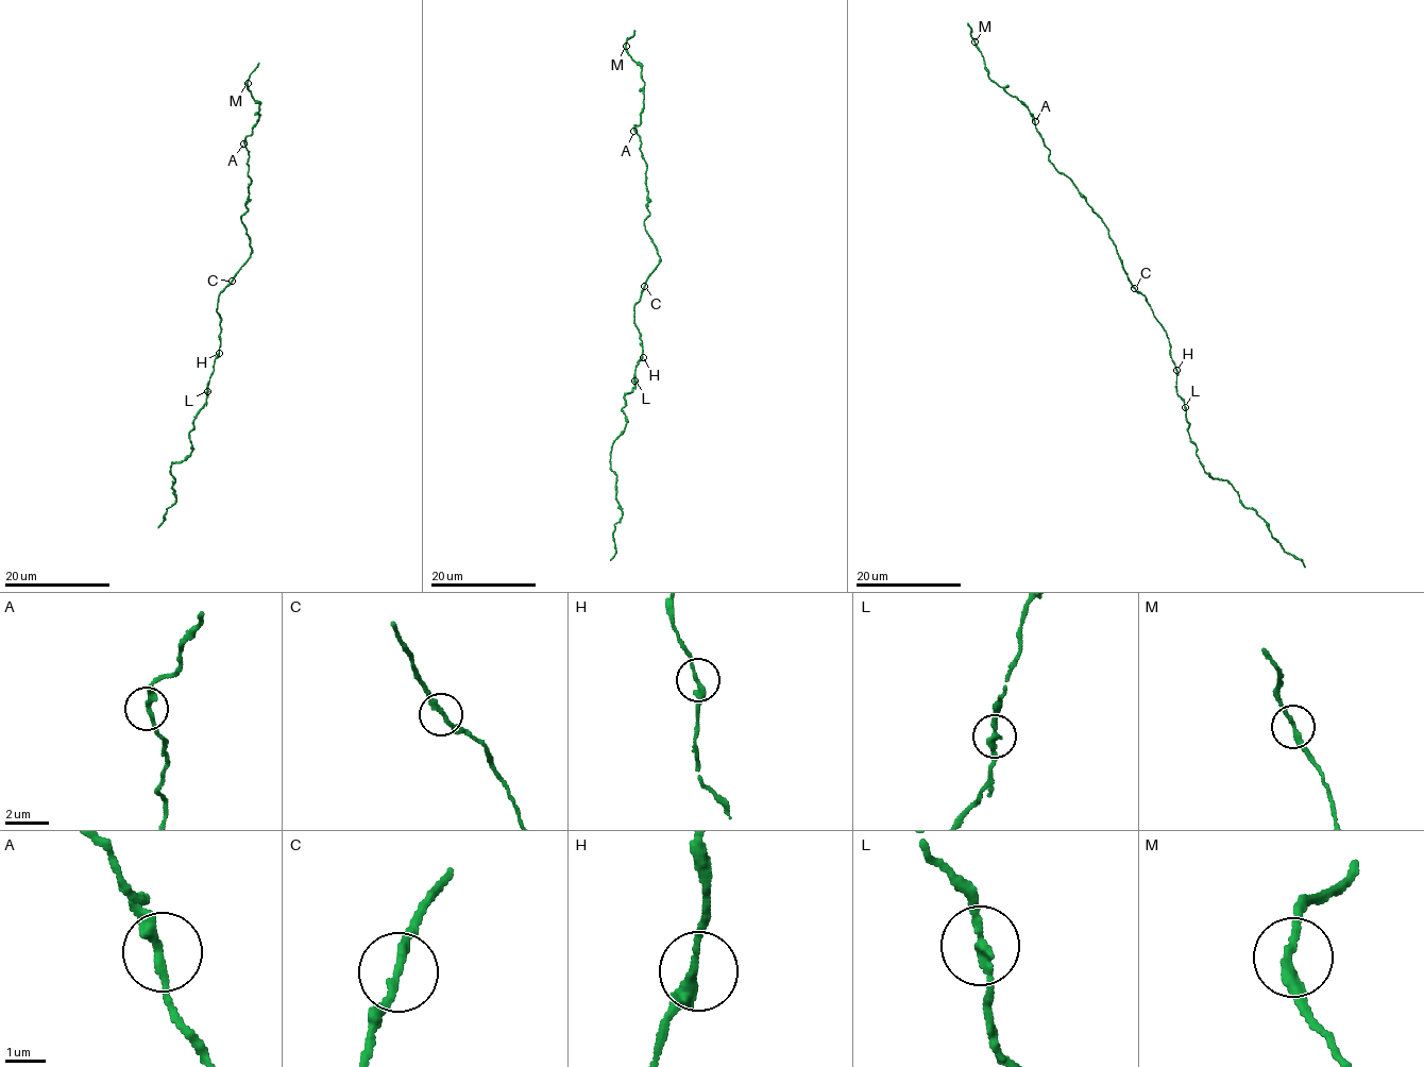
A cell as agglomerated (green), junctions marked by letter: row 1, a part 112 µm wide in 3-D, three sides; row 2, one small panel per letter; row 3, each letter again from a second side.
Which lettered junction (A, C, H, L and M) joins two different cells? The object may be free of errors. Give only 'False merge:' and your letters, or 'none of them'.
False merge: none of them

